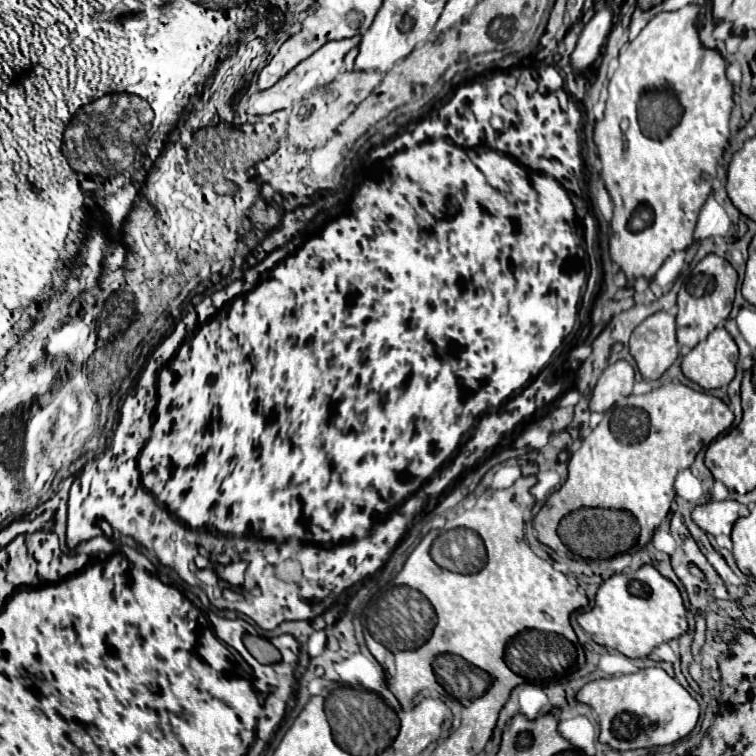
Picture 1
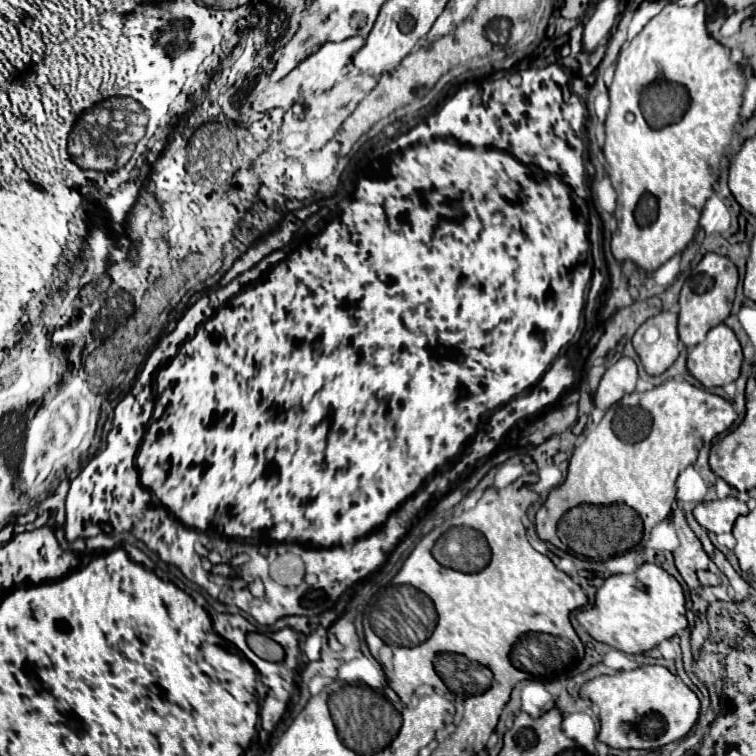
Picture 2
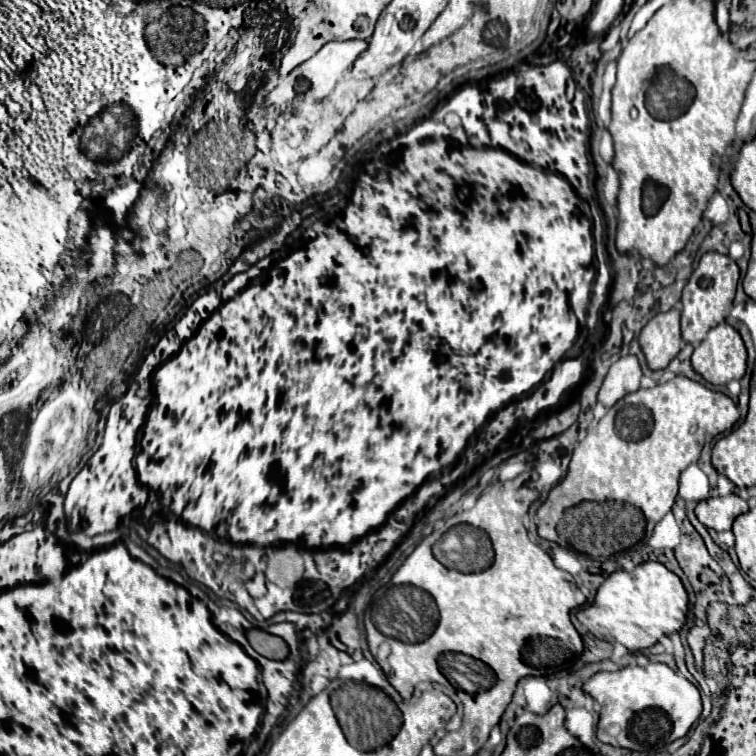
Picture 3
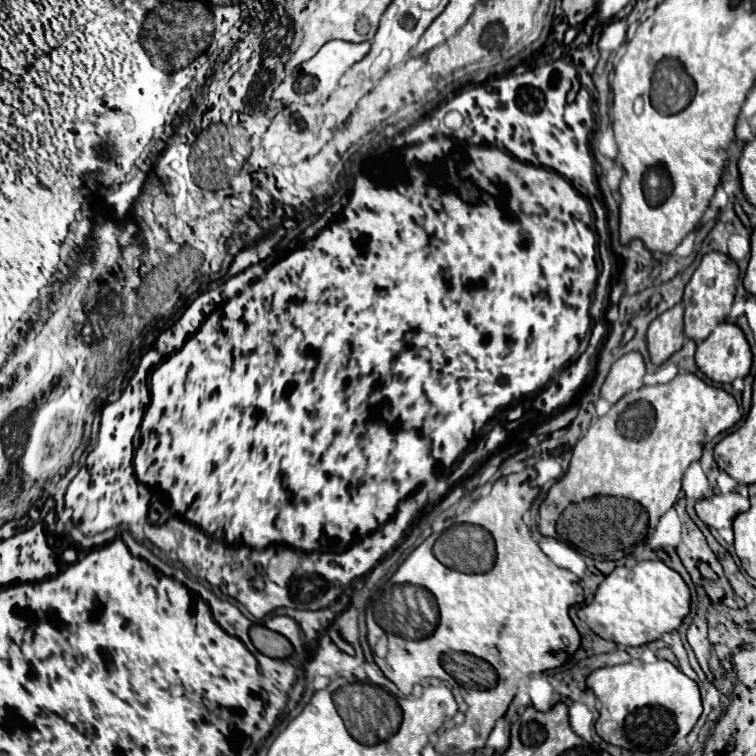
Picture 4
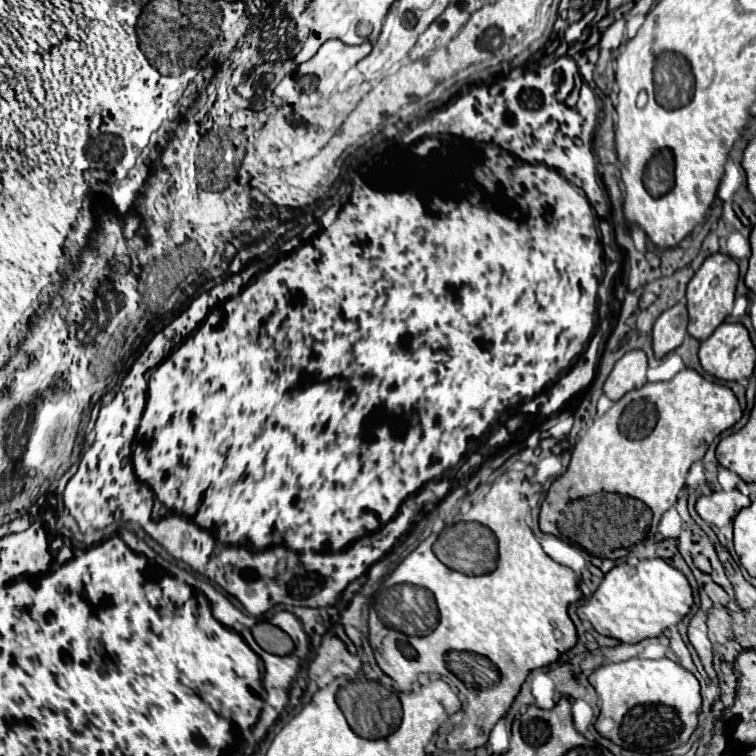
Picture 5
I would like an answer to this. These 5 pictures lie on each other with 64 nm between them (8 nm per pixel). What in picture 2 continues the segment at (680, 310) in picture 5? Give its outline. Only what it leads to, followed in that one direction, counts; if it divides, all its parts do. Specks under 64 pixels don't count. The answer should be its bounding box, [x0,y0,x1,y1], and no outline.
[632,312,680,376]

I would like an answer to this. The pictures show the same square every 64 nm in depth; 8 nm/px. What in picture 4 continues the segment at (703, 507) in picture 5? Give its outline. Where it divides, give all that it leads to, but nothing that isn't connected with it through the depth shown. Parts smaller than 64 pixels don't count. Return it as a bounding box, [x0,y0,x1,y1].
[696,492,750,528]

